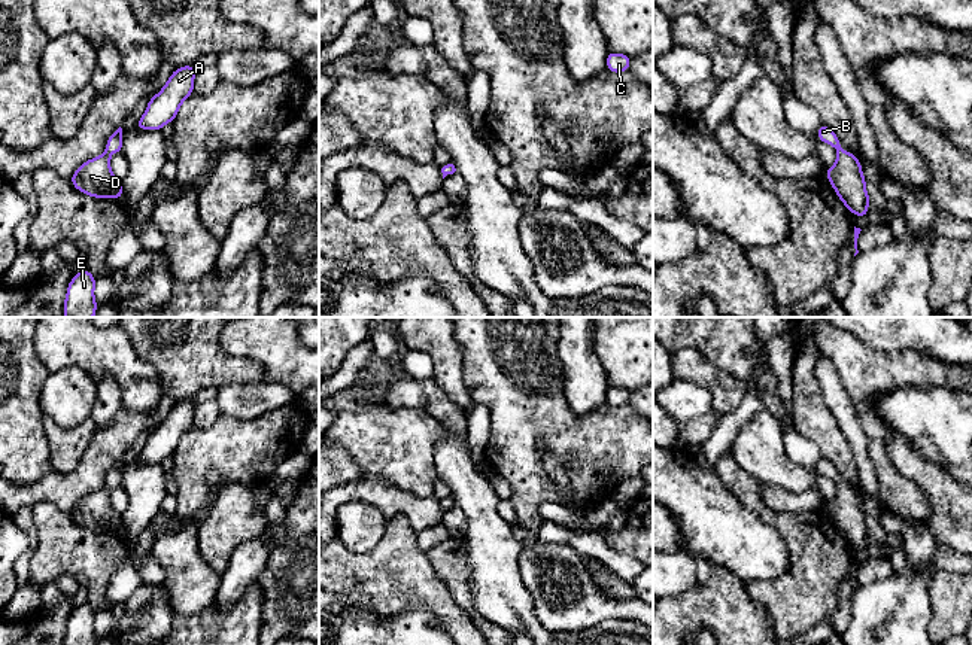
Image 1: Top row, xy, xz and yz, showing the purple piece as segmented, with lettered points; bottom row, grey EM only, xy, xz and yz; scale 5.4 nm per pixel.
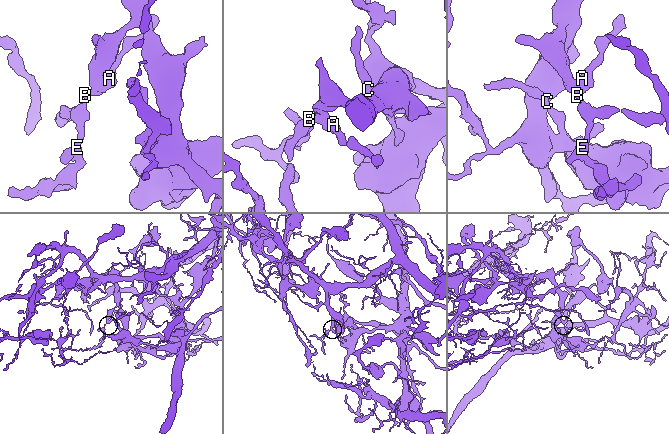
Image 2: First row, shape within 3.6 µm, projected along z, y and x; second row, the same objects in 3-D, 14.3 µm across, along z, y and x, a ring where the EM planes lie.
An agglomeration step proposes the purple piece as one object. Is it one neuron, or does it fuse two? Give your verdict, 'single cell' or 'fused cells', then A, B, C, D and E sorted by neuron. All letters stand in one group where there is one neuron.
single cell | A B C D E

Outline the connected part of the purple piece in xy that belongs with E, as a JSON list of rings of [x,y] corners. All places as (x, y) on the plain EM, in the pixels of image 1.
[[[88,603],[75,608],[67,621],[63,645],[95,645],[98,638],[94,623],[95,611]]]

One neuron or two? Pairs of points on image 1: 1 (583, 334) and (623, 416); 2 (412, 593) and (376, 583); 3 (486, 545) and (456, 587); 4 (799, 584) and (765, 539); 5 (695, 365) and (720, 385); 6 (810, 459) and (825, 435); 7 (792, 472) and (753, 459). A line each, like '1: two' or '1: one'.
1: two
2: one
3: two
4: two
5: one
6: two
7: one

